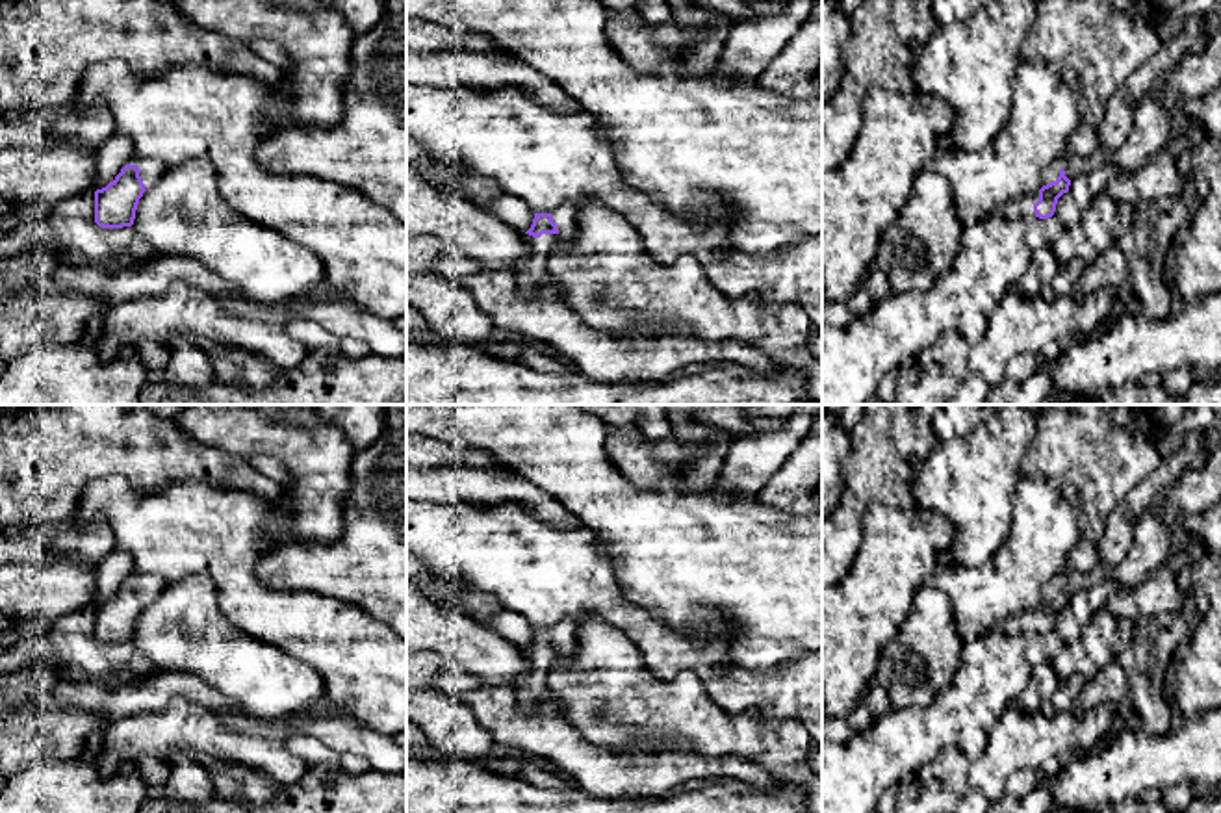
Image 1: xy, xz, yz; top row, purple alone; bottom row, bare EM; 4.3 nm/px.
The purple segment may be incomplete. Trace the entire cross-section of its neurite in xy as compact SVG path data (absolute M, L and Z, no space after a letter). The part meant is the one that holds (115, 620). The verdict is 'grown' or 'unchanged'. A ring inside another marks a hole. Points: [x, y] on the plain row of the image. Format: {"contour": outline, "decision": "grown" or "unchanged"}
{"contour": "M132 574L113 598L95 607L95 639L102 644L132 642L139 614L165 587L158 575Z", "decision": "grown"}

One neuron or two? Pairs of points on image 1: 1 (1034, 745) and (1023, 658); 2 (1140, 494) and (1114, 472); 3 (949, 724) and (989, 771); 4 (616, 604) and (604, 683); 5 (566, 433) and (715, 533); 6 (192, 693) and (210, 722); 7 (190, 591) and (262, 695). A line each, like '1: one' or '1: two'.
1: two
2: two
3: two
4: two
5: one
6: two
7: one

